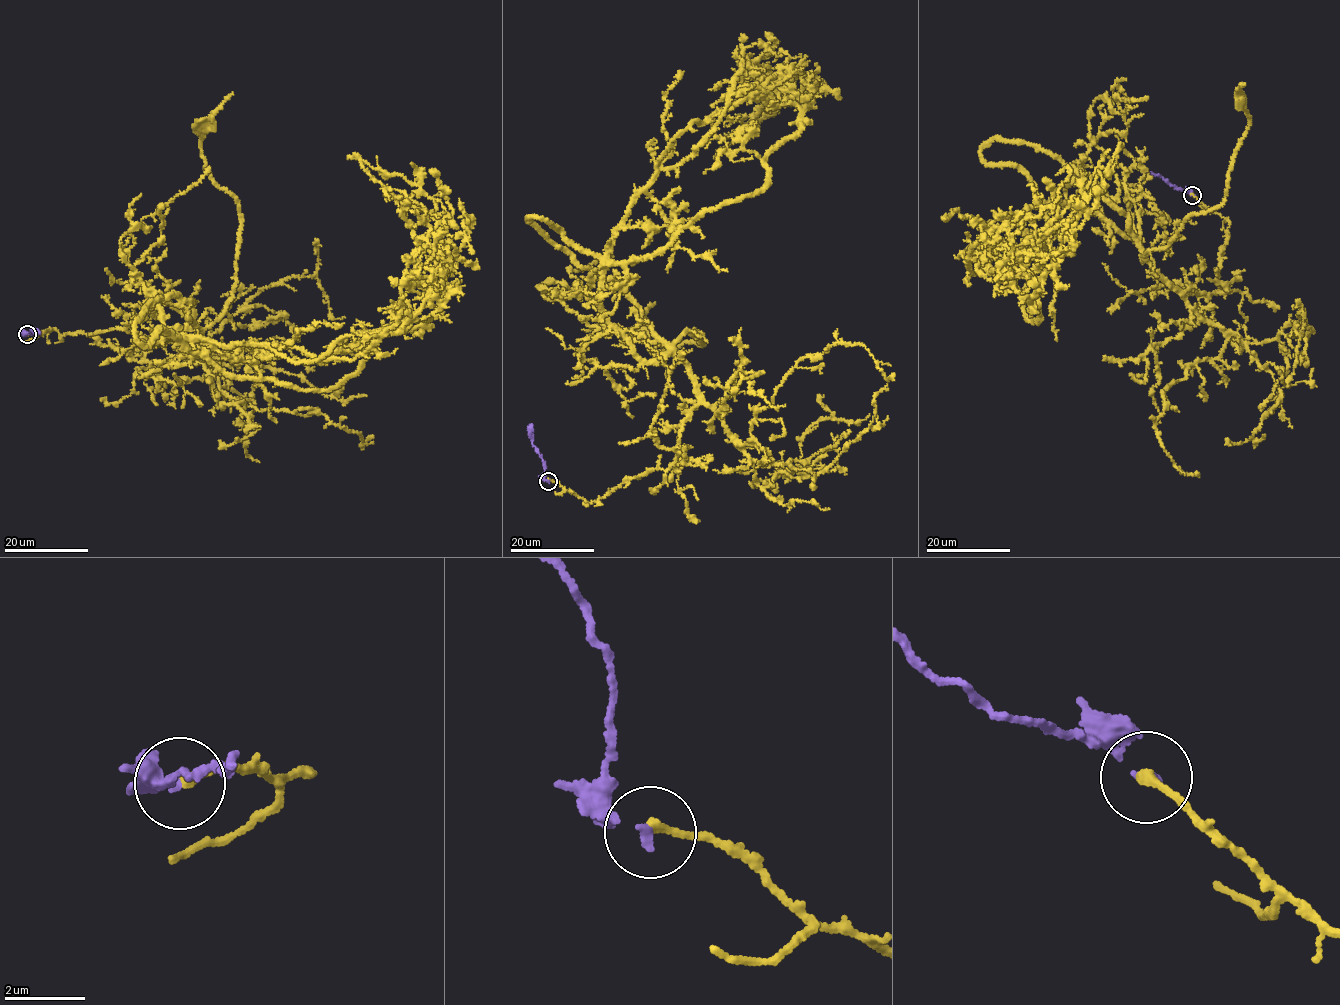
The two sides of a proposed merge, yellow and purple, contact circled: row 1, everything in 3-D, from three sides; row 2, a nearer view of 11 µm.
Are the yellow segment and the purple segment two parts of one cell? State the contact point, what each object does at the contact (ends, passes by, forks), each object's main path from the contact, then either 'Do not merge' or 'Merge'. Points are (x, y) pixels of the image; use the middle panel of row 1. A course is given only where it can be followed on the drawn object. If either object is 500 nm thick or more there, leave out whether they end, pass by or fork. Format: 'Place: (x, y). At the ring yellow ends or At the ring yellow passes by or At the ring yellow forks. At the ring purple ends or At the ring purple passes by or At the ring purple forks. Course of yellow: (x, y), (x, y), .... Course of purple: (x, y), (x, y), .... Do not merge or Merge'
Place: (548, 481). At the ring yellow ends. At the ring purple ends. Course of yellow: (548, 480), (592, 503), (674, 464), (688, 365), (635, 352), (604, 266), (754, 195), (803, 99), (715, 160). Course of purple: (548, 480), (545, 480), (542, 458), (532, 440), (532, 424). Do not merge

